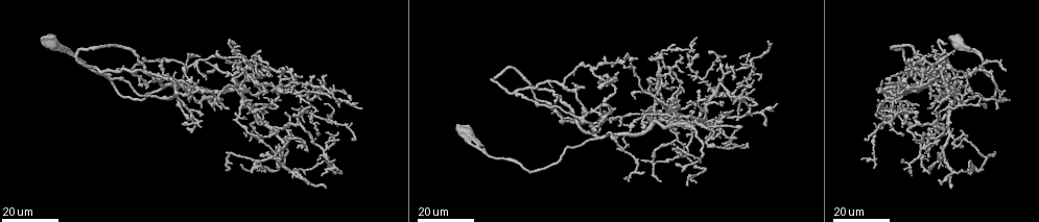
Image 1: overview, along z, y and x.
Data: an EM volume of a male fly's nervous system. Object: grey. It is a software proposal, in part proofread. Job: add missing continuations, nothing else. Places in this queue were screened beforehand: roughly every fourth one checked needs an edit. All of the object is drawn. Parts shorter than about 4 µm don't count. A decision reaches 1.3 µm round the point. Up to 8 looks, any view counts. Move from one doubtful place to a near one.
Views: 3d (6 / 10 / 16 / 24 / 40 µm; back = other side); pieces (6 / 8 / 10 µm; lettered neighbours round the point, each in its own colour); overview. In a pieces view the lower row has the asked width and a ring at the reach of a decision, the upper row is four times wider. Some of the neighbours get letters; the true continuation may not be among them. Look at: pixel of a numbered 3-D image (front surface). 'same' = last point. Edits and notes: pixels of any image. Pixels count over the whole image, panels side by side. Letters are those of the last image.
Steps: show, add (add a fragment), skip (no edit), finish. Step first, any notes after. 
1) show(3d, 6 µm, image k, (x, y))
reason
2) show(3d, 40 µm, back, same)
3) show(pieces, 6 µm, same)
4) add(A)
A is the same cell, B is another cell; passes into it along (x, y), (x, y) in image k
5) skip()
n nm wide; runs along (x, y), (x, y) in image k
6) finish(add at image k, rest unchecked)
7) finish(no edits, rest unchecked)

show(3d, 24 µm, image 1, (643, 171))
branch stops here

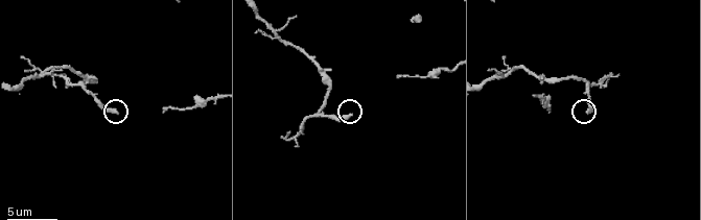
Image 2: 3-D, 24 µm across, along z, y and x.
show(pieces, 8 µm, image 2, (117, 110))

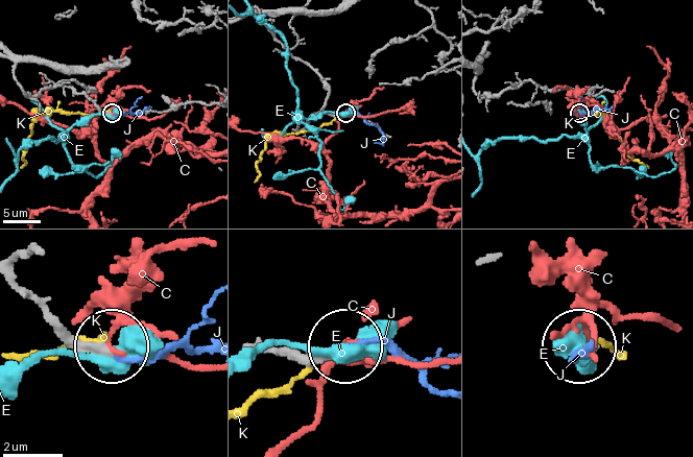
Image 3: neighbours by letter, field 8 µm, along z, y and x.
add(J)
230 nm wide; J is the same cell, C, E and K are other cells; passes into it along (269, 350), (327, 357), (379, 342), (439, 387) in image 3; it goes on there

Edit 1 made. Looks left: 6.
show(3d, 16 µm, image 1, (183, 125))
an open end

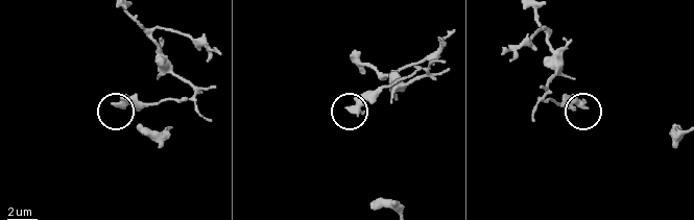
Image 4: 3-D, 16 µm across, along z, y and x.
show(pieces, 6 µm, image 4, (115, 105))

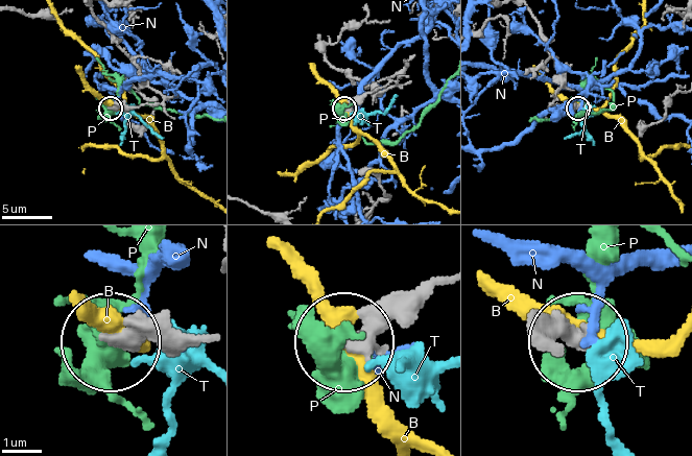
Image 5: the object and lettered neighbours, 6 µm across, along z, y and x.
skip()
B, N, P and T are other cells; runs along (181, 332), (115, 339) in image 5; no lettered fragment goes on from it

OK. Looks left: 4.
show(3d, 24 µm, image 1, (585, 89))
branch stops here

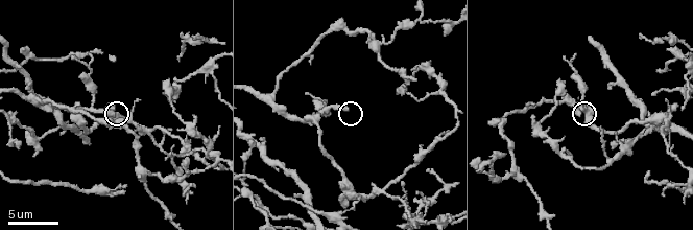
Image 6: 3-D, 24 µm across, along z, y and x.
show(pieces, 10 µm, image 6, (348, 110))

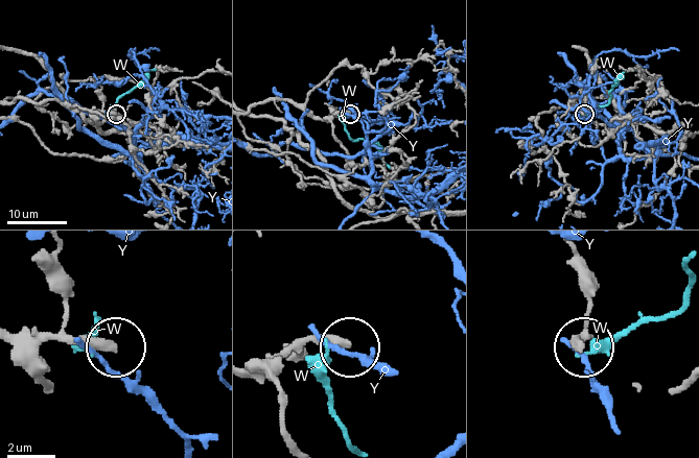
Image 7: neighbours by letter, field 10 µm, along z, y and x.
skip()
W and Y are other cells; runs along (16, 336), (63, 336), (115, 346) in image 7; no lettered fragment goes on from it

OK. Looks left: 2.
show(pieces, 6 µm, image 6, (655, 93))
branch stops here

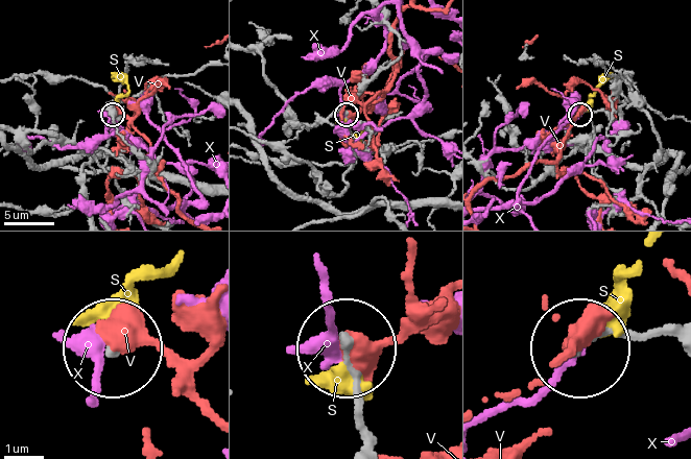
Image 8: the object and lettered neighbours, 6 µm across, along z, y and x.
skip()
200 nm wide; S, V and X are other cells; none of them fits

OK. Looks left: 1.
finish(add at image 3, rest unchecked)

